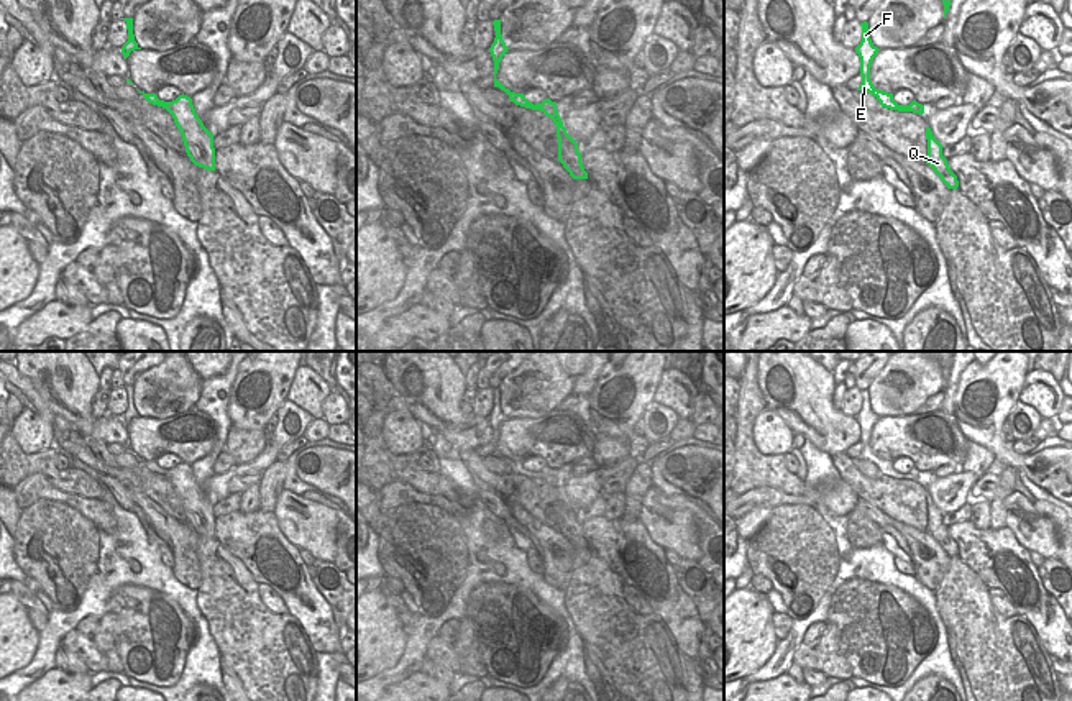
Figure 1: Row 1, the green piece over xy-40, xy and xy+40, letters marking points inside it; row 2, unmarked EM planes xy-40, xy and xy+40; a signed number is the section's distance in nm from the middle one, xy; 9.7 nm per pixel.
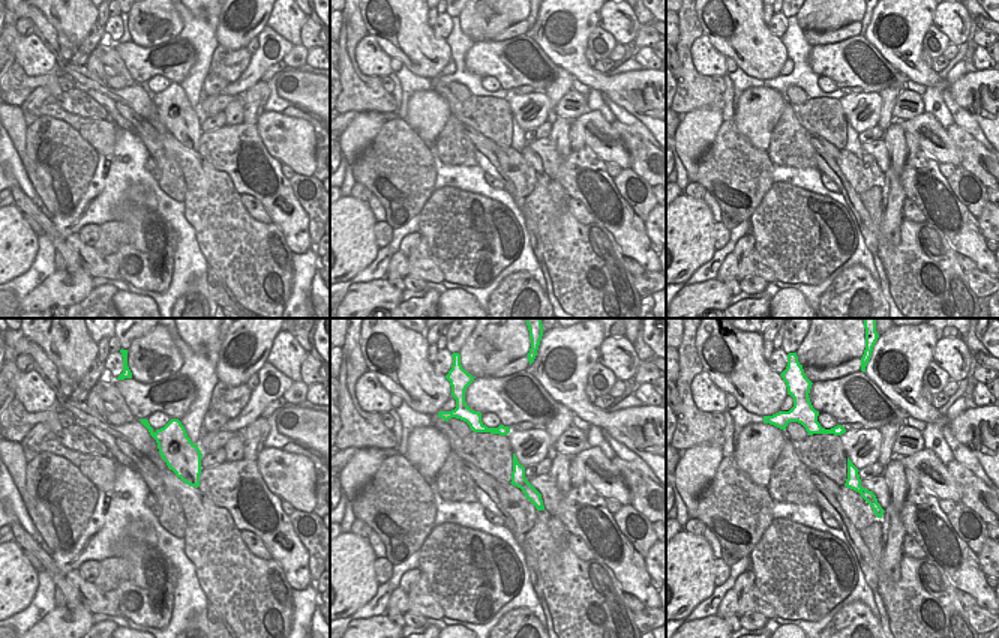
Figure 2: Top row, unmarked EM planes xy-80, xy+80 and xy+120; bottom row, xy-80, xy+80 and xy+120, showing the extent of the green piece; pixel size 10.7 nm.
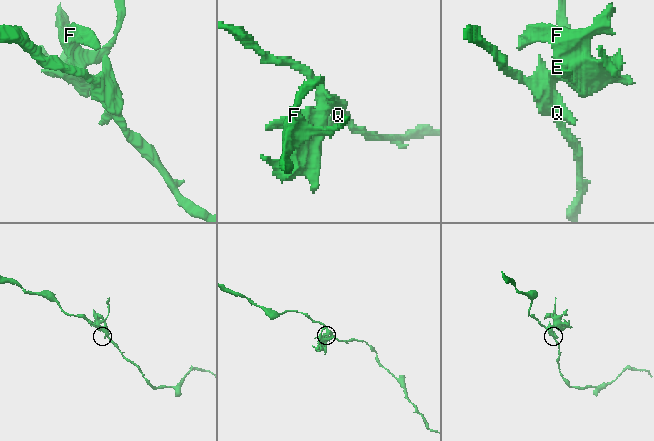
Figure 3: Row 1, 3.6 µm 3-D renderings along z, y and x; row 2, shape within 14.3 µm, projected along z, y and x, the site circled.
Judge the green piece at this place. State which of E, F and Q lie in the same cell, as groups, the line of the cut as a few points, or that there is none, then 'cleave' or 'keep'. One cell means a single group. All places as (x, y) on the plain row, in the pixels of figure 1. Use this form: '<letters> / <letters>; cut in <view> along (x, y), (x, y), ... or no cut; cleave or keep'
E F / Q; cut in xy-40 along (166, 470), (168, 476); cleave

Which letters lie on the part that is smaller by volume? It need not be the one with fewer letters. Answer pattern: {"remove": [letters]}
{"remove": ["E", "F"]}

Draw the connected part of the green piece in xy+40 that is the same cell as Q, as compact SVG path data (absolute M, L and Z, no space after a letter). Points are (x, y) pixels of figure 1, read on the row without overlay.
M929 494L926 496L926 507L928 507L926 532L929 532L934 537L934 540L941 545L947 557L957 557L959 555L957 543L951 538L947 527L942 524L942 512L932 504Z

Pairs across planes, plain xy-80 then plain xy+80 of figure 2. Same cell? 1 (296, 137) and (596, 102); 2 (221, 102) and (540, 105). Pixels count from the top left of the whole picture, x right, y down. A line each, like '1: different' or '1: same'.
1: different
2: different

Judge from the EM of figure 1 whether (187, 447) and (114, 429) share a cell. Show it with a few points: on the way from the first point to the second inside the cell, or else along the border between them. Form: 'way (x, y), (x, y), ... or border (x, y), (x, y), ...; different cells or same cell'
border (125, 427), (128, 445); different cells

